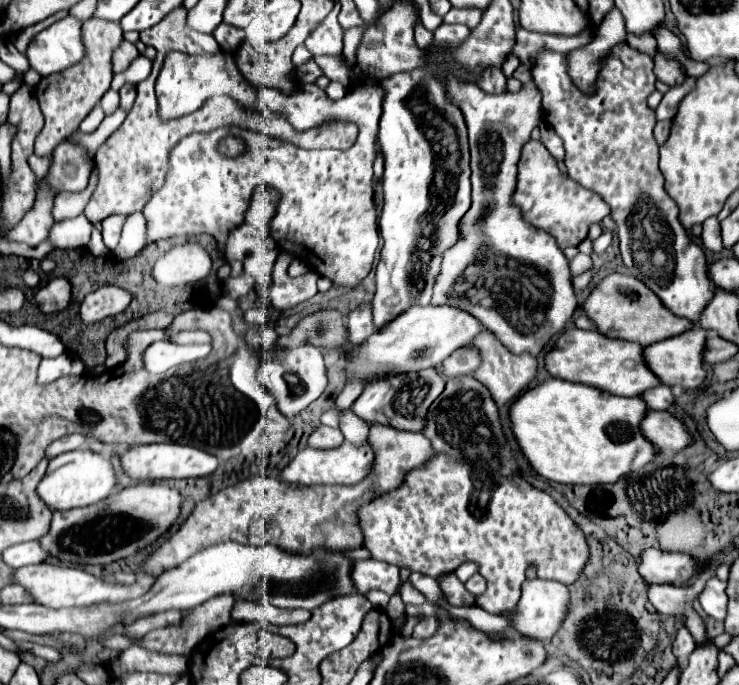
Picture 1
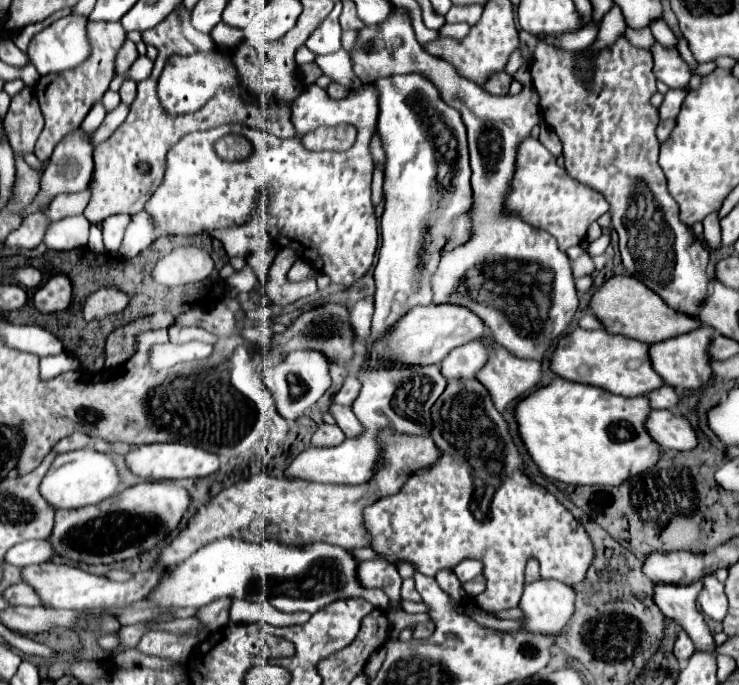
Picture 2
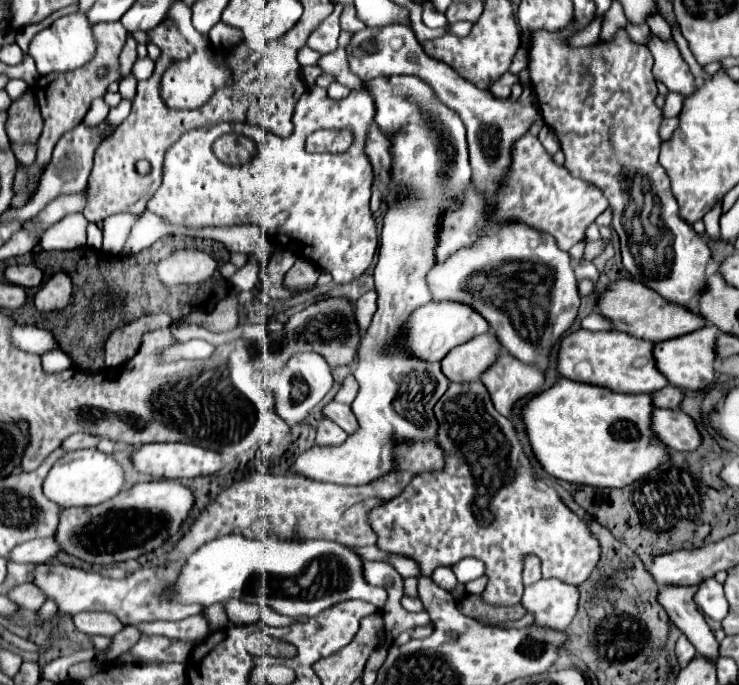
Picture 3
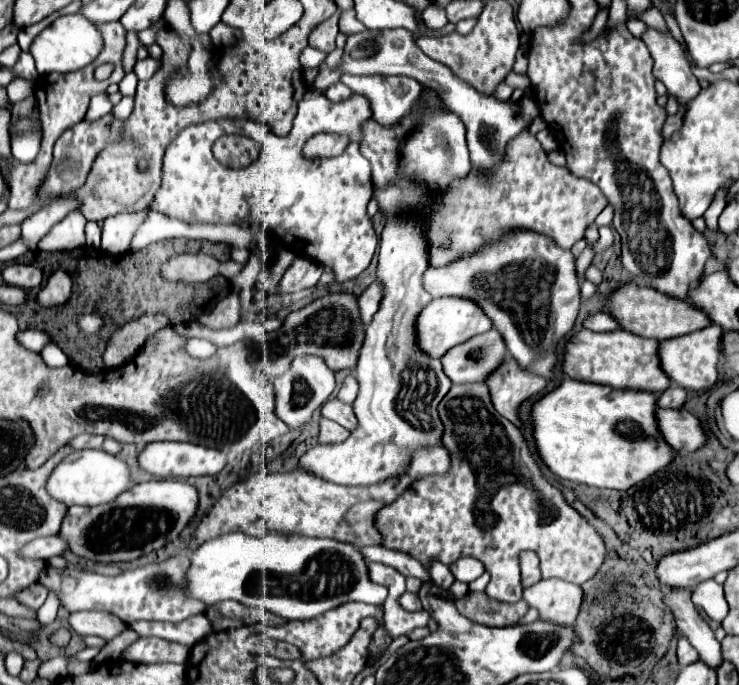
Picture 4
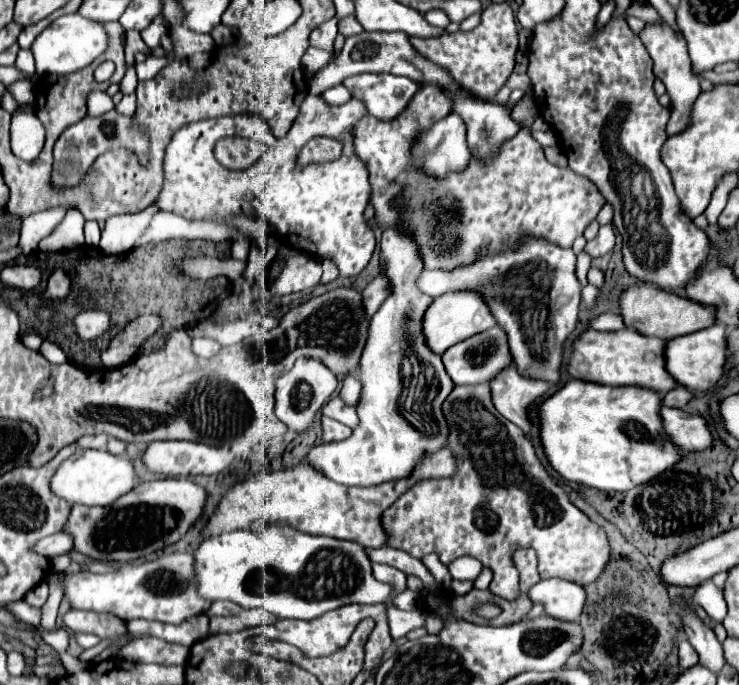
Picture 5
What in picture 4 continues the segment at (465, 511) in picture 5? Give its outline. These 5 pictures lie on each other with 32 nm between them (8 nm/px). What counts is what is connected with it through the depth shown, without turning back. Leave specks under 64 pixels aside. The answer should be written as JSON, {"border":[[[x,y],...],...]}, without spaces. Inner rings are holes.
{"border":[[[454,384],[452,390],[448,392],[448,396],[444,396],[444,400],[440,402],[440,418],[444,420],[444,448],[448,448],[452,452],[452,472],[448,472],[448,476],[426,476],[424,480],[416,480],[416,484],[412,484],[412,488],[408,488],[408,492],[404,492],[402,496],[398,496],[394,500],[394,504],[390,504],[388,508],[382,508],[376,516],[376,526],[380,528],[382,536],[384,536],[384,544],[386,548],[390,550],[400,550],[400,552],[406,552],[410,554],[412,558],[420,560],[424,566],[428,566],[428,560],[430,558],[436,558],[440,560],[442,564],[452,564],[454,560],[462,558],[462,556],[472,556],[472,558],[478,558],[486,570],[490,572],[490,584],[486,588],[488,596],[494,598],[494,600],[502,600],[502,602],[514,602],[514,600],[520,600],[522,598],[522,584],[520,584],[520,568],[518,568],[518,552],[520,550],[534,550],[540,558],[540,570],[542,570],[542,578],[562,578],[566,582],[572,582],[572,584],[584,584],[588,580],[592,580],[600,566],[604,564],[606,560],[606,544],[604,544],[604,538],[596,532],[596,528],[584,518],[580,516],[564,498],[564,494],[552,486],[546,476],[542,474],[528,442],[524,440],[522,436],[522,430],[518,426],[514,426],[512,422],[508,422],[504,416],[500,416],[496,412],[496,408],[492,406],[492,400],[490,400],[490,392],[488,392],[488,386],[486,384]]]}

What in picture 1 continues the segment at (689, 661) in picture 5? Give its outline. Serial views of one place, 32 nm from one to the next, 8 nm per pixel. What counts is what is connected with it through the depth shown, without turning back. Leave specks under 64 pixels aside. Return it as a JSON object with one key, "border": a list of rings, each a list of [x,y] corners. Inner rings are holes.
{"border":[[[680,628],[678,630],[678,636],[674,640],[674,656],[678,658],[678,662],[680,664],[686,664],[688,656],[694,652],[694,648],[696,648],[696,644],[694,644],[692,636],[688,636],[688,630],[686,628]]]}

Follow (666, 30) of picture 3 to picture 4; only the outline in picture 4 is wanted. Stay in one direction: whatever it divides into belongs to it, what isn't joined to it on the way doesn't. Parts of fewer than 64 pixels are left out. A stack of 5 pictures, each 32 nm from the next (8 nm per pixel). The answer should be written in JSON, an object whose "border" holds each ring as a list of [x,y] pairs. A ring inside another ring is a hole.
{"border":[[[648,8],[648,10],[644,10],[642,14],[640,14],[640,20],[644,20],[648,26],[652,26],[652,28],[658,28],[658,30],[666,30],[666,22],[664,22],[664,18],[662,18],[662,14],[656,10],[656,8]]]}

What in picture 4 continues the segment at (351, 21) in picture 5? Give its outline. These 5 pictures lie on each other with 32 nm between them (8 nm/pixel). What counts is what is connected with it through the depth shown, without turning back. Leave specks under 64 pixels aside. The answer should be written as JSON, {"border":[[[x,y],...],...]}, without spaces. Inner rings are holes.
{"border":[[[354,10],[340,16],[340,32],[342,32],[342,34],[350,36],[350,34],[358,34],[358,32],[362,32],[362,30],[364,30],[364,24],[360,24],[360,22],[356,20]]]}

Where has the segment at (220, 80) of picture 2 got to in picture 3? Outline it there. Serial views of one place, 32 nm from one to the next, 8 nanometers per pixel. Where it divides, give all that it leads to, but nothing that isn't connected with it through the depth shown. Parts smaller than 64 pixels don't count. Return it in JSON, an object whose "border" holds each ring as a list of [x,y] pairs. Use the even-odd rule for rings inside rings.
{"border":[[[196,50],[184,62],[176,62],[168,68],[162,78],[162,98],[170,108],[186,110],[202,106],[216,88],[222,88],[228,82],[228,70],[222,66],[222,56],[216,56],[212,50]]]}

